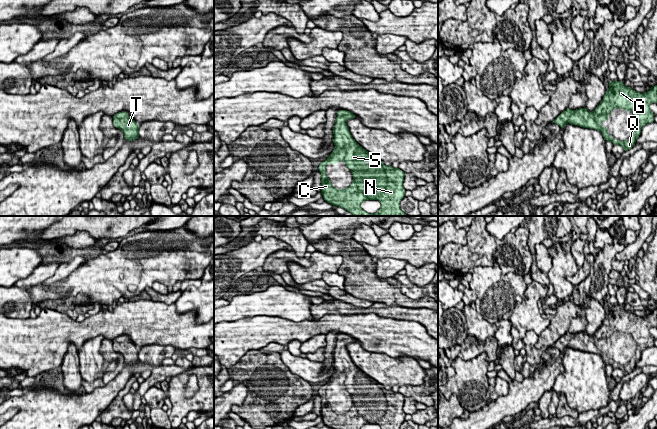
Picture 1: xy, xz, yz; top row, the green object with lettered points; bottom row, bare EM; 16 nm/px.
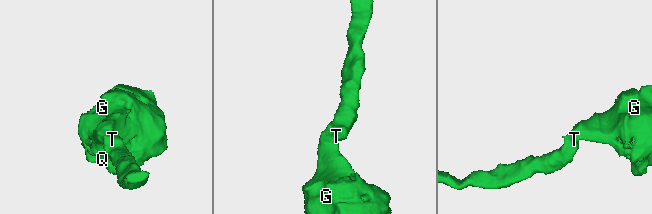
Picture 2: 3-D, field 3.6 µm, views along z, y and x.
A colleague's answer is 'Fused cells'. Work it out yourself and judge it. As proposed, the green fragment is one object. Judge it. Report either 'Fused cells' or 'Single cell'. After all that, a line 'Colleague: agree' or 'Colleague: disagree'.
Single cell
Colleague: disagree

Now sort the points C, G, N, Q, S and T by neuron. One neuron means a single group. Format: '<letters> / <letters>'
C G N Q S T

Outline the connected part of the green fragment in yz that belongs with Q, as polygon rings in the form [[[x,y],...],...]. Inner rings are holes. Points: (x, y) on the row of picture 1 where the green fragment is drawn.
[[[609,81],[609,89],[593,112],[586,107],[572,110],[569,107],[564,110],[552,123],[564,129],[567,123],[583,128],[595,129],[602,133],[606,141],[614,145],[620,145],[624,151],[630,150],[636,143],[644,125],[654,122],[655,114],[650,110],[651,103],[657,104],[657,84],[645,93],[639,93],[631,87],[623,85],[623,81]],[[615,108],[623,108],[624,111],[631,111],[636,128],[628,140],[621,142],[609,135],[608,128],[602,126],[602,122],[608,121],[610,112]]]

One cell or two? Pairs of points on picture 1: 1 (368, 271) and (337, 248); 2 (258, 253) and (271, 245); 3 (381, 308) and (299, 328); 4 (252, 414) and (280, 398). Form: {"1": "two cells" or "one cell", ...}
{"1": "one cell", "2": "one cell", "3": "two cells", "4": "one cell"}

